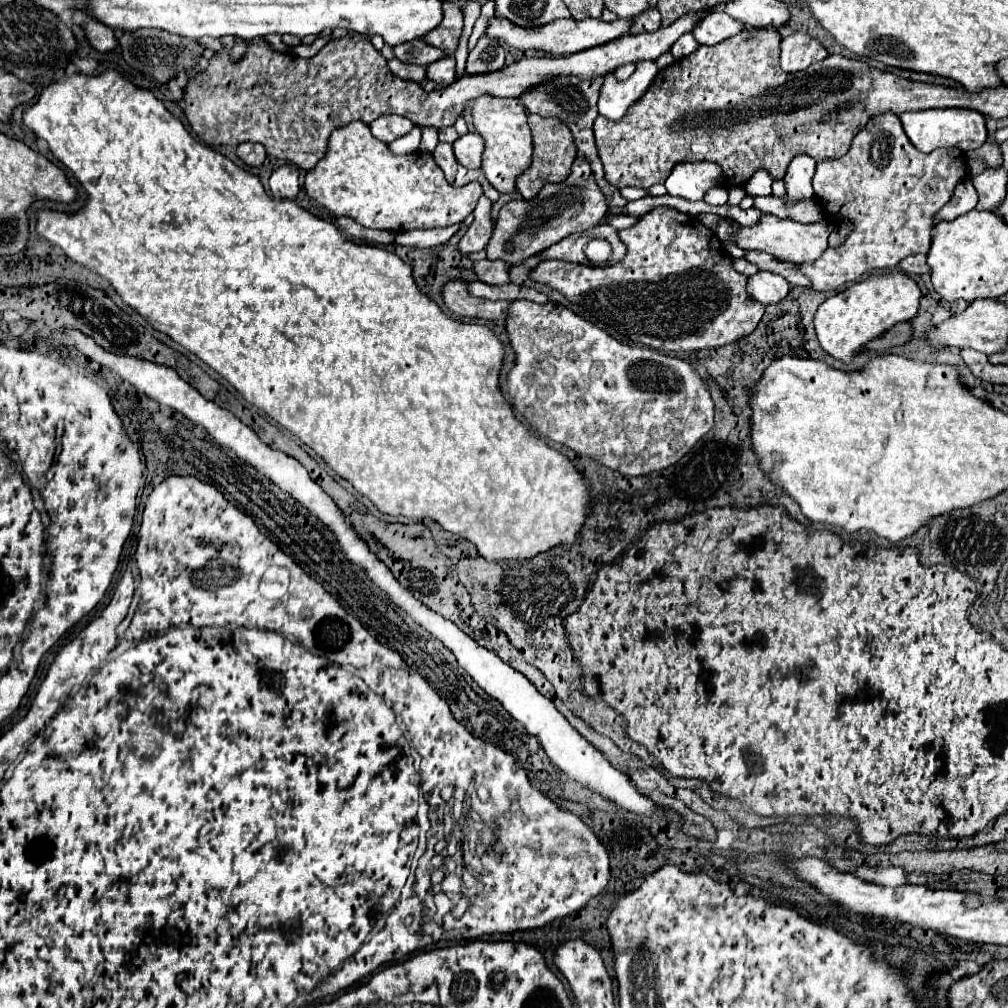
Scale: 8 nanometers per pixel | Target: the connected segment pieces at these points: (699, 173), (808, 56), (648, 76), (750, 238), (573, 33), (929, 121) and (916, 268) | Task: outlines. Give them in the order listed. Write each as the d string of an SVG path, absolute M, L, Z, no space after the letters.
M679 163L665 181L669 195L687 201L701 201L705 191L717 185L723 185L723 173L719 165L711 163Z
M791 33L781 43L781 67L787 73L807 69L811 63L817 63L827 55L827 49L807 33Z
M643 61L637 63L637 69L625 81L619 81L615 75L607 75L599 91L599 113L611 121L619 121L631 103L647 91L657 71L659 69L653 61Z
M761 215L759 223L753 227L739 227L733 229L733 221L731 219L721 219L717 225L715 235L721 241L733 241L737 247L745 249L745 251L765 251L771 253L775 257L779 257L781 261L789 261L789 263L813 263L817 261L823 251L827 249L827 237L833 231L829 221L819 221L813 225L803 225L803 223L795 223L789 219L779 219L775 215Z
M493 17L491 23L489 23L489 29L487 29L487 35L493 37L493 39L501 39L505 41L507 45L515 47L515 49L541 49L549 55L571 55L571 53L577 53L577 51L585 51L585 49L591 49L591 47L597 47L597 45L605 45L605 43L611 43L623 35L629 33L631 29L631 19L617 19L617 21L603 21L603 19L557 19L549 25L543 25L543 27L535 27L535 29L523 29L523 27L517 27L517 25L511 25L511 21L507 19L497 19Z
M963 108L907 111L907 113L901 113L899 119L909 141L923 153L931 153L937 147L957 147L961 151L971 151L971 149L979 149L987 141L985 117L975 111L967 111Z
M911 255L911 257L905 257L901 263L899 263L901 271L903 273L915 273L915 275L923 275L923 273L929 273L929 265L927 265L927 255Z

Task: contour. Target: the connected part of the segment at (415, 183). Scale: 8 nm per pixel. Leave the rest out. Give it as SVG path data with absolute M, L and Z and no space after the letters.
M353 121L347 127L335 129L329 139L327 155L315 169L307 171L303 185L311 199L337 217L351 217L363 227L395 233L461 223L473 213L477 199L483 195L477 181L463 187L449 185L431 153L415 151L393 155L387 143L375 139L369 125L363 121Z

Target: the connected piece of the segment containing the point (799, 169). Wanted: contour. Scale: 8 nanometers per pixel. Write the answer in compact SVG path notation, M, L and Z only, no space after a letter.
M799 155L791 161L785 175L785 191L789 201L805 201L813 199L811 179L815 175L815 159L807 155Z

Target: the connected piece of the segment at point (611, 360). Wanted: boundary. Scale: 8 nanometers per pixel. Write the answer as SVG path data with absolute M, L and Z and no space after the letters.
M513 301L507 333L517 363L507 377L509 397L517 411L543 437L563 443L605 467L625 475L649 475L677 463L713 427L713 399L707 383L683 359L647 347L631 347L563 305Z

